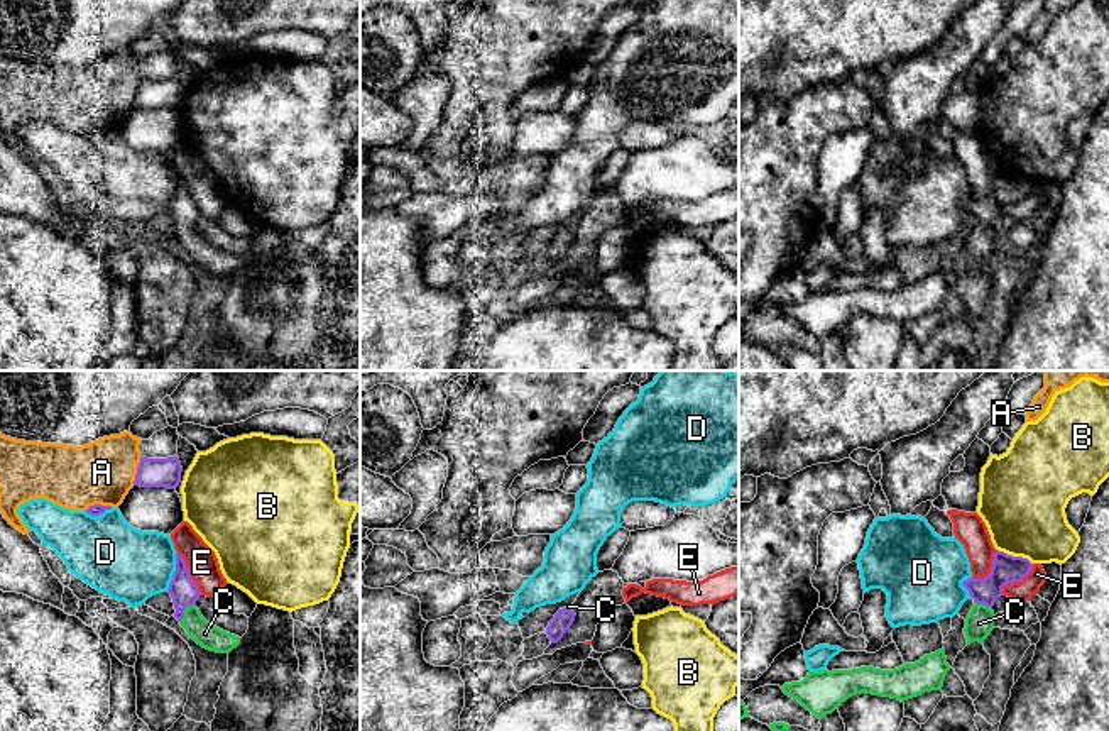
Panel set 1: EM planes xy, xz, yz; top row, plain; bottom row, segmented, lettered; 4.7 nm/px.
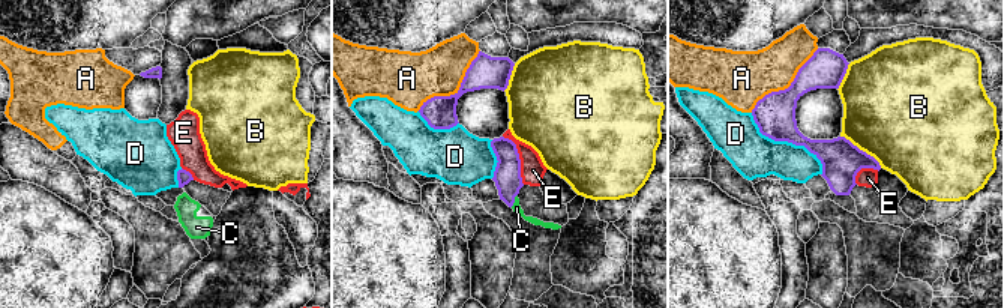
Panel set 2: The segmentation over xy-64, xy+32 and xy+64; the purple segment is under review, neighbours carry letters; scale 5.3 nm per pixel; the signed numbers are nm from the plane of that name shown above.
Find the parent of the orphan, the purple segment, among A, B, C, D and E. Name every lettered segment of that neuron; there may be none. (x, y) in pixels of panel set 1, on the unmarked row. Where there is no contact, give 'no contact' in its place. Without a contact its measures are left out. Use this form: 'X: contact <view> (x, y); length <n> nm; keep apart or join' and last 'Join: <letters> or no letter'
A: contact xy (137, 92); length 140 nm; keep apart
B: contact yz (1015, 178); length 190 nm; keep apart
C: contact xy (183, 232); length 120 nm; join
D: contact xy (174, 193); length 200 nm; keep apart
E: contact yz (1016, 202); length 220 nm; keep apart
Join: C

